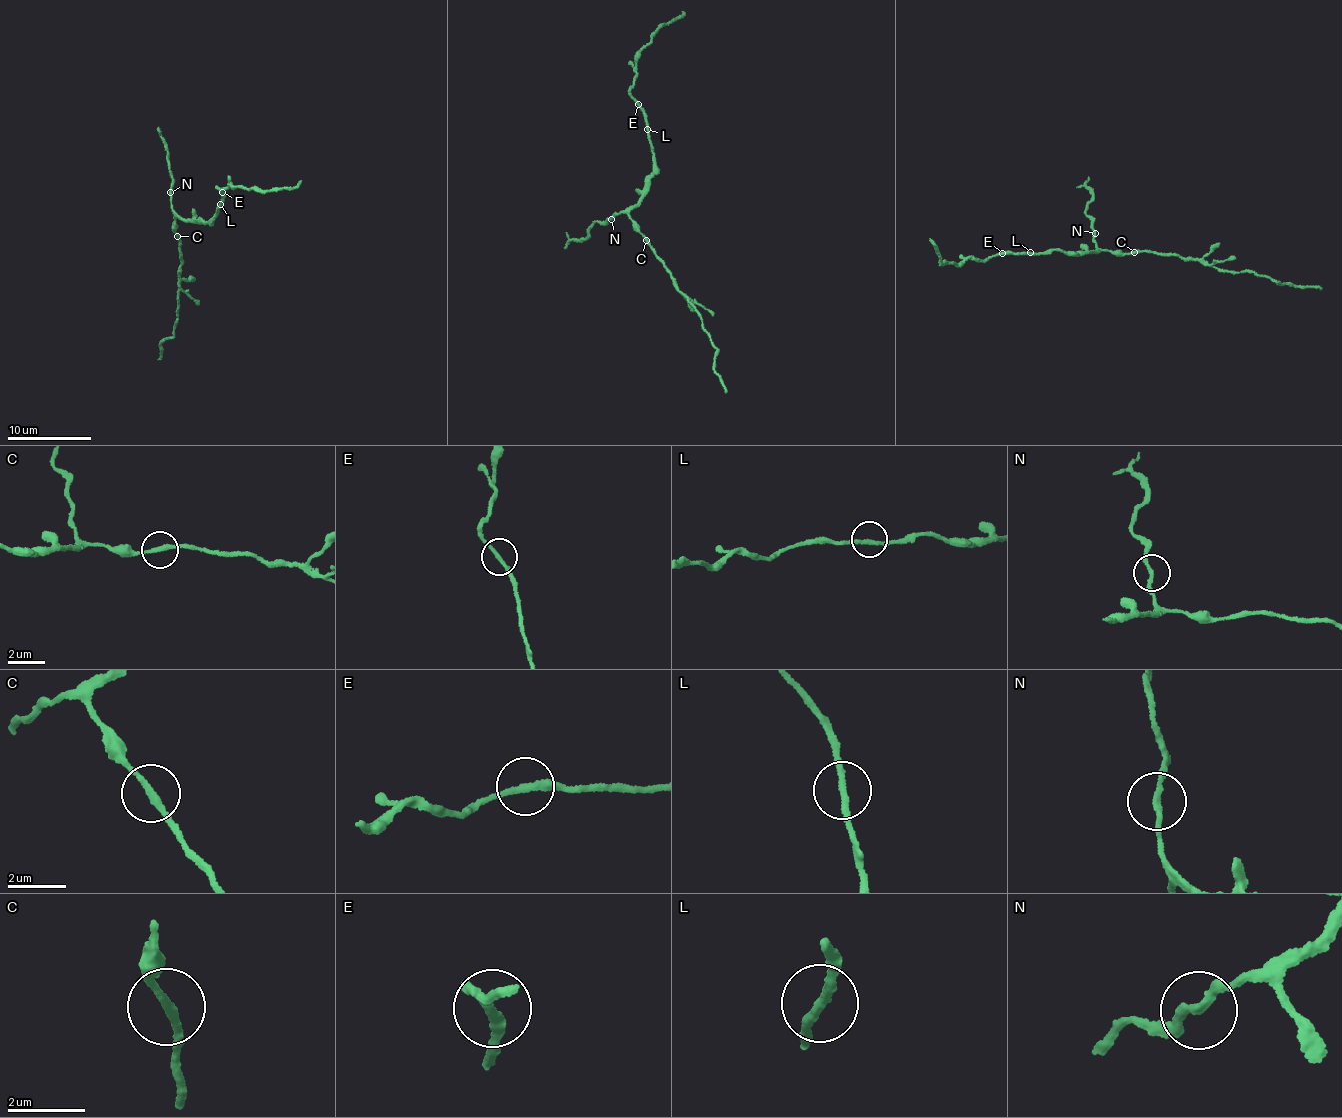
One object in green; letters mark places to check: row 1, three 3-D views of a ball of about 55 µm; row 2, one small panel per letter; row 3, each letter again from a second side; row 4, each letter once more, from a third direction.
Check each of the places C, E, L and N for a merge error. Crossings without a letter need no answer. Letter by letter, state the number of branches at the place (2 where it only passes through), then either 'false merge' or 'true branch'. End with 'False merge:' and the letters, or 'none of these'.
C: branches 2; false merge
E: branches 2; true branch
L: branches 2; true branch
N: branches 2; false merge
False merge: C, N

